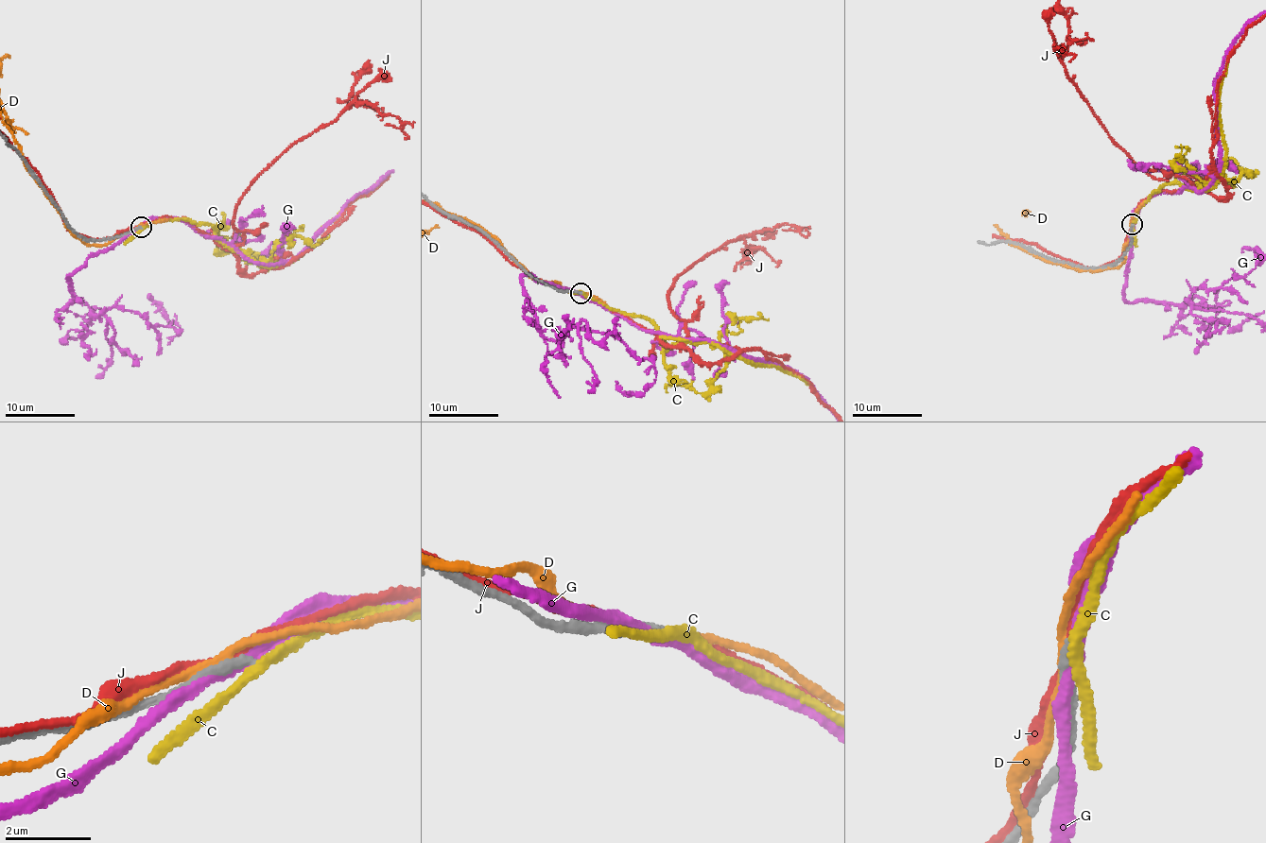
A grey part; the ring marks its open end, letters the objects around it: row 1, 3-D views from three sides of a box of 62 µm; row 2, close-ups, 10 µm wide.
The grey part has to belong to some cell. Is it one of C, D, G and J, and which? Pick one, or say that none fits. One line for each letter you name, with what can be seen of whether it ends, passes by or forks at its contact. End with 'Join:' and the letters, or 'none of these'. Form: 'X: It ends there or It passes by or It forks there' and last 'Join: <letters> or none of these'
Join: none of these

